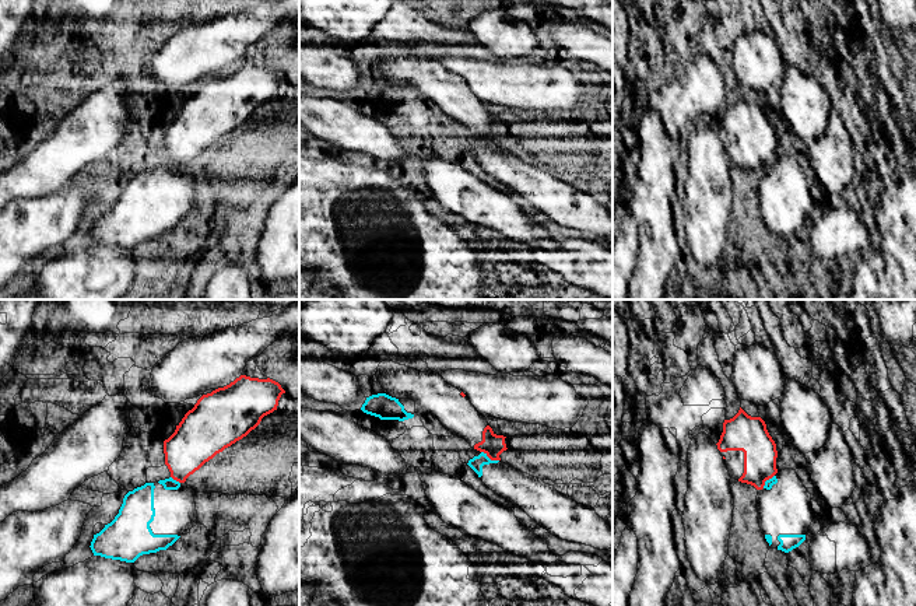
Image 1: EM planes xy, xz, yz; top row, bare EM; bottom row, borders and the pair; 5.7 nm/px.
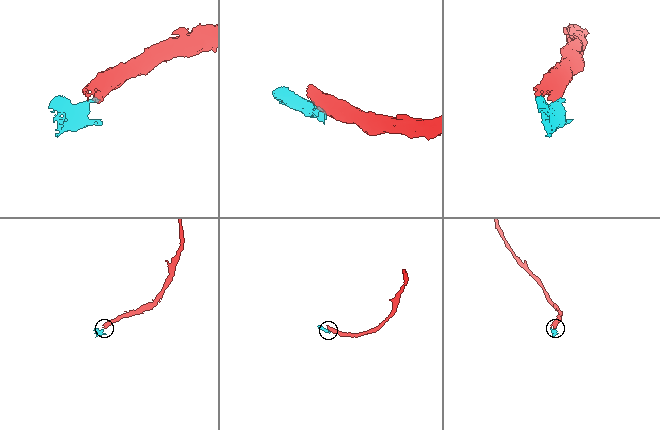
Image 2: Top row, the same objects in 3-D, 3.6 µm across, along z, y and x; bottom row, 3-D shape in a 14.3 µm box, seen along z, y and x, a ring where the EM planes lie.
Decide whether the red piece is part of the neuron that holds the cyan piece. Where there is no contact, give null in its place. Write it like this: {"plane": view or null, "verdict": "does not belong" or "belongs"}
{"plane": "xz", "verdict": "does not belong"}

